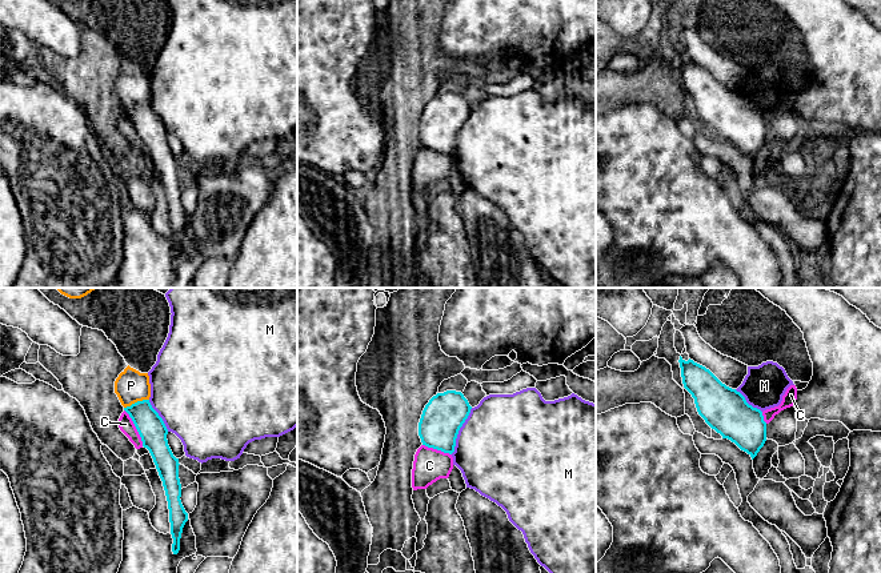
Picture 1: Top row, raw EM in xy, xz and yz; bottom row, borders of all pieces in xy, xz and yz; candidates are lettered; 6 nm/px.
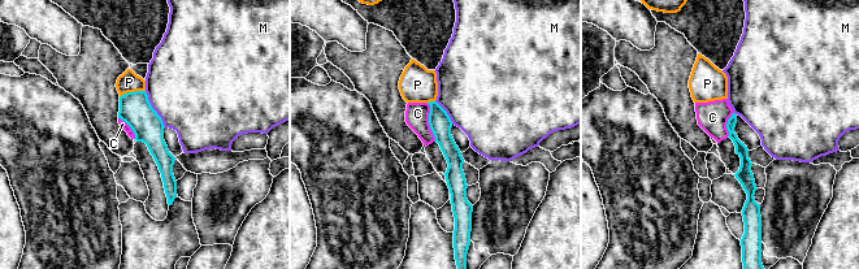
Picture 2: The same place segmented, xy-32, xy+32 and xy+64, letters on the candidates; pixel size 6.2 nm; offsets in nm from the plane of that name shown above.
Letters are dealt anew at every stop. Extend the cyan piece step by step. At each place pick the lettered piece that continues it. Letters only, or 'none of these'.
none of these

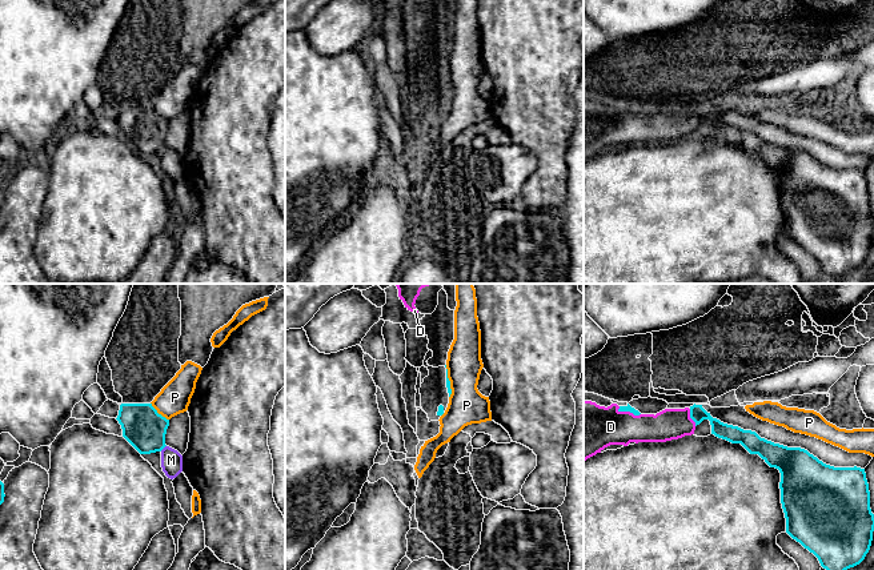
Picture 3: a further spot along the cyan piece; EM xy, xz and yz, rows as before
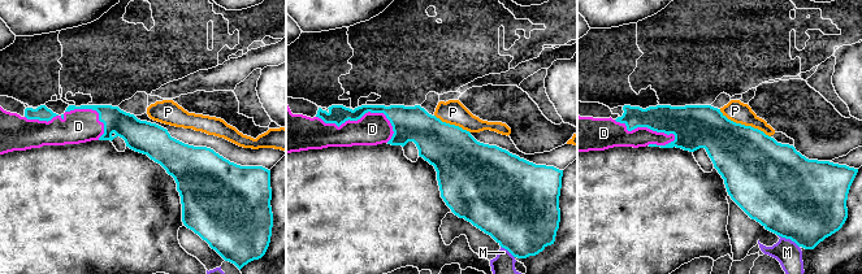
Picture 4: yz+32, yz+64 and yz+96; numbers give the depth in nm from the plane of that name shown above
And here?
D

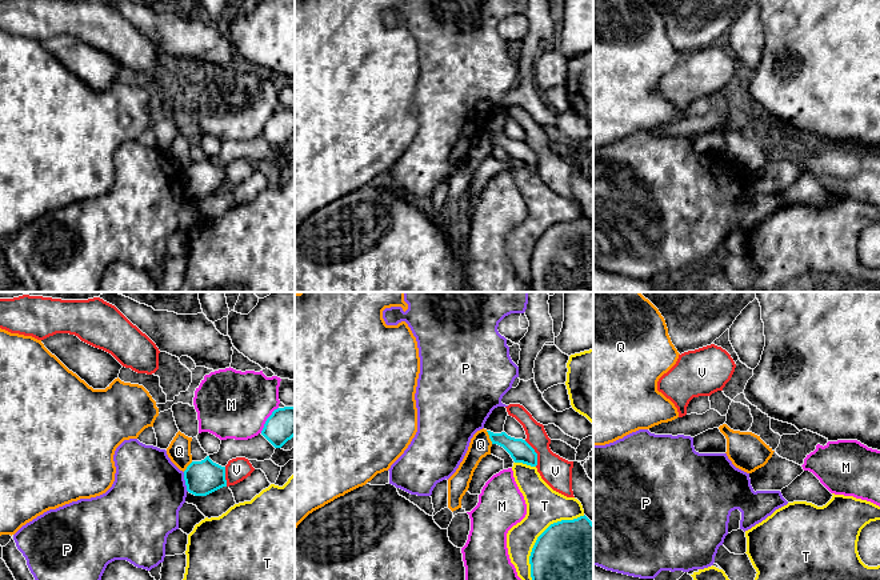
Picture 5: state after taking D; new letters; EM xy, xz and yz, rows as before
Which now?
none of these

